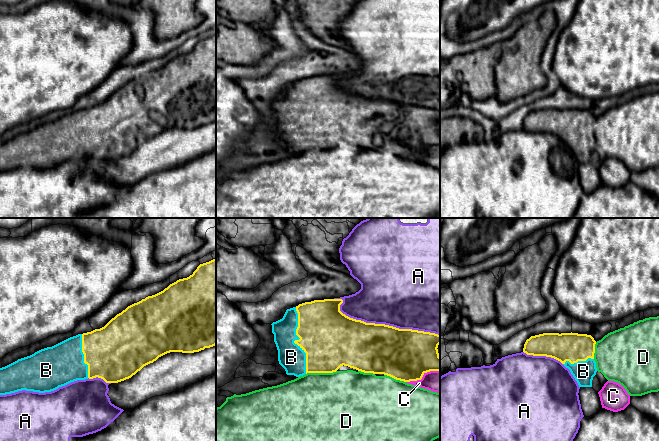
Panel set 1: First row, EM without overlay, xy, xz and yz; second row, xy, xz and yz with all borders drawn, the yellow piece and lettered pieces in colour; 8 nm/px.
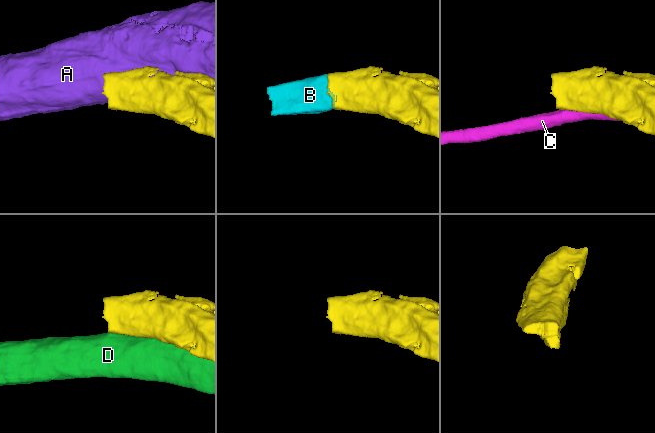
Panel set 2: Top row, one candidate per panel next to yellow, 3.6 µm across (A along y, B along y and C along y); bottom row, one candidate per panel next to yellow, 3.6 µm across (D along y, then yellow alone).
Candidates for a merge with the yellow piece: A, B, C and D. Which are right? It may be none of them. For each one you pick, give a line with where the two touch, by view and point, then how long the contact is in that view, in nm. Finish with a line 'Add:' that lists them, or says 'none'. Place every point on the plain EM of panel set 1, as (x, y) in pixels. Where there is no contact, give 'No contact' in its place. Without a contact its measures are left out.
B: Touches yellow at xz (296, 116). Shared border 550 nm
Add: B

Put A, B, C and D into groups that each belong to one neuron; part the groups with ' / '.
A / B / C / D

